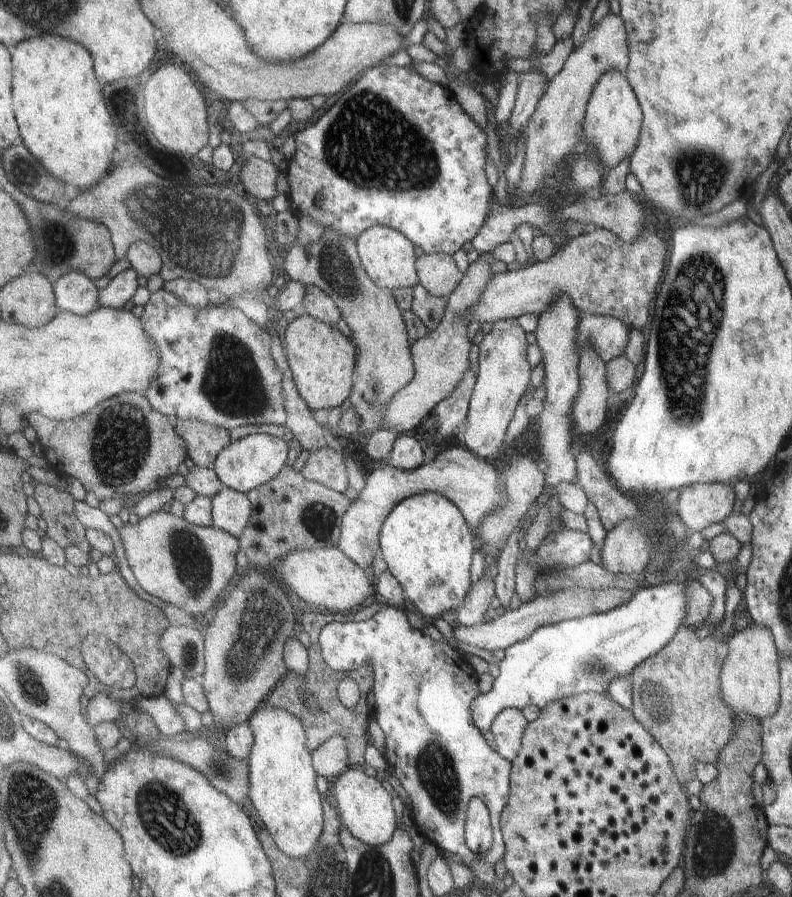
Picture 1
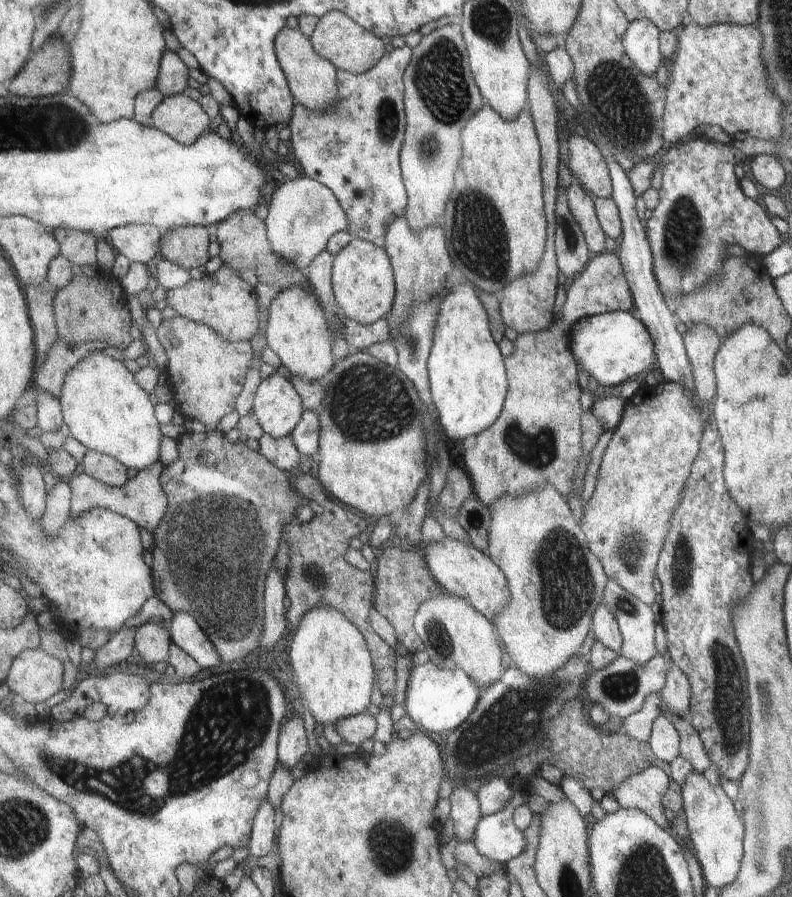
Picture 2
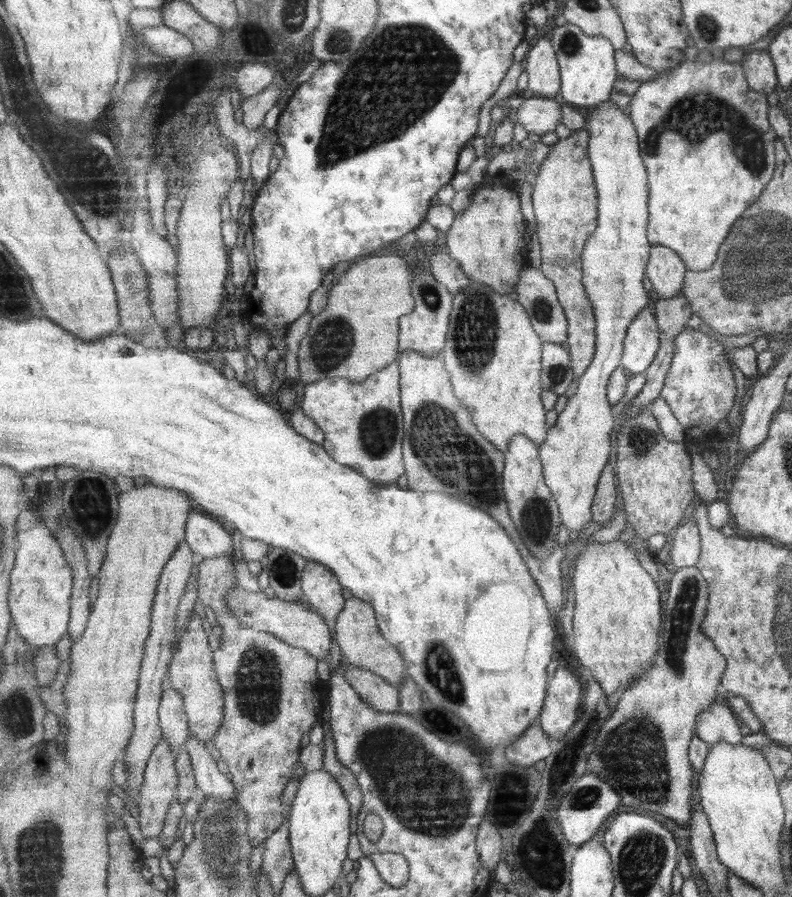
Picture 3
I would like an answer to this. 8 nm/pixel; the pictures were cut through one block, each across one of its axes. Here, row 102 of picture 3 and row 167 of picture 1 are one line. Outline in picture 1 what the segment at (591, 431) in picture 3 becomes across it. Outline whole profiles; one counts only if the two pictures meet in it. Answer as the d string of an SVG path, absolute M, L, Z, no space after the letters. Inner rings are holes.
M609 71L597 83L586 110L583 132L589 143L596 144L600 162L610 170L629 159L636 151L644 125L644 111L630 80L619 71Z

